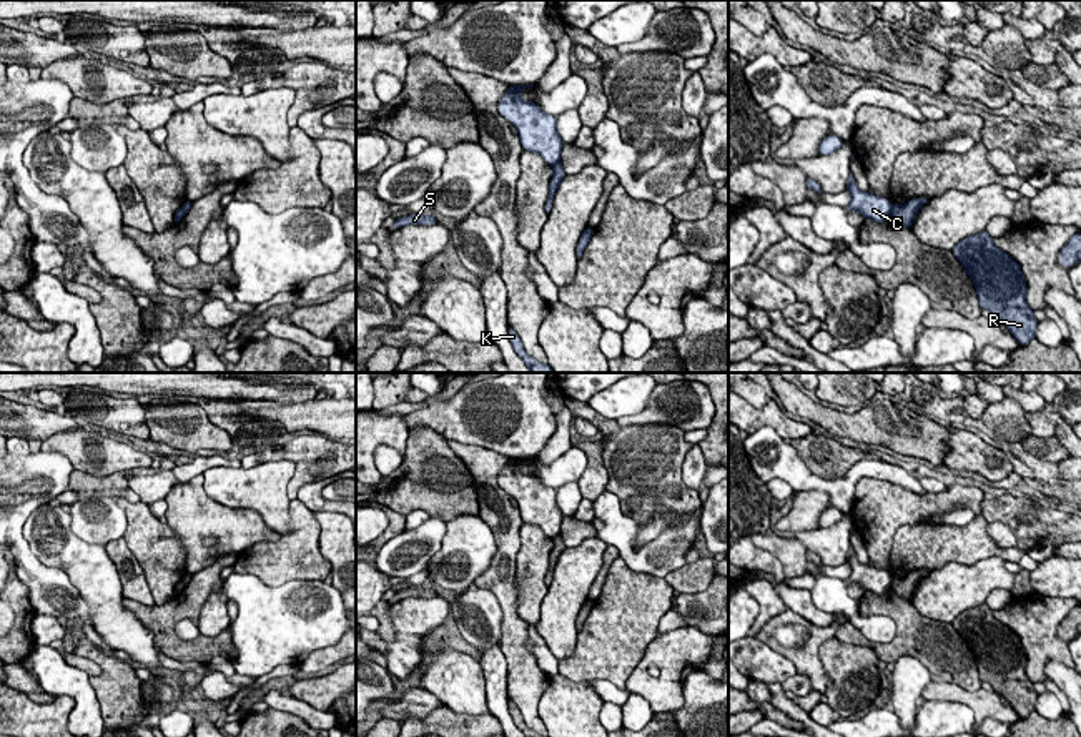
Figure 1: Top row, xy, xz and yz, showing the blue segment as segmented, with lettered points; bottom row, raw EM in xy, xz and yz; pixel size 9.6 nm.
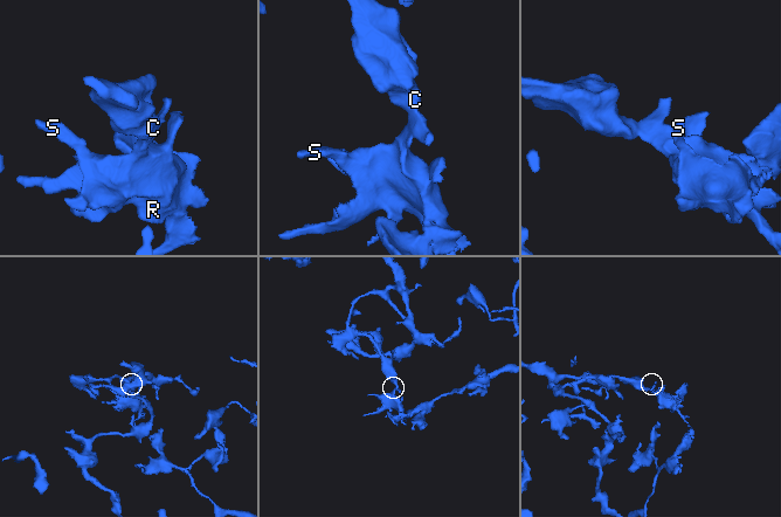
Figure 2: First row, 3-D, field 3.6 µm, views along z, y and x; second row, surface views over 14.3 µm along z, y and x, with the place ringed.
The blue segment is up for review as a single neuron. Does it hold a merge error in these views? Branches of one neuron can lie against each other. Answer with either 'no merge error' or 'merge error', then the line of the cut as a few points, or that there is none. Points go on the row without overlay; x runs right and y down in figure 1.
merge error; cut in yz along (890, 578), (892, 586)

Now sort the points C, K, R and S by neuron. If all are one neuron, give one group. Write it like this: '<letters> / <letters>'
C / K R S

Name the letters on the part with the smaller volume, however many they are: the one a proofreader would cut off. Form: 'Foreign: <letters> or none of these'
Foreign: K, R, S

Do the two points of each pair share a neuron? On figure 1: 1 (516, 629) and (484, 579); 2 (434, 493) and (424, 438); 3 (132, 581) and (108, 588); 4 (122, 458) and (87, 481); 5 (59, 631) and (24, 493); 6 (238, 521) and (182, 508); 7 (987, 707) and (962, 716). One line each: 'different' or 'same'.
1: same
2: same
3: different
4: different
5: different
6: same
7: different

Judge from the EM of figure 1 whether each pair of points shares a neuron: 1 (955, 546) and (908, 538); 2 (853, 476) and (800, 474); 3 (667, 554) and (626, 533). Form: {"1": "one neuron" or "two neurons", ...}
{"1": "one neuron", "2": "one neuron", "3": "one neuron"}

